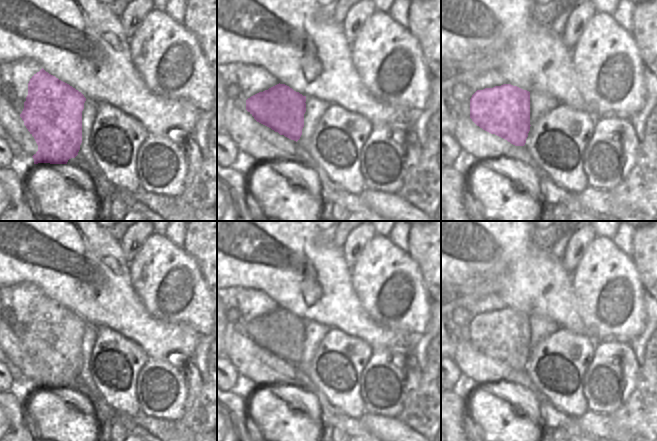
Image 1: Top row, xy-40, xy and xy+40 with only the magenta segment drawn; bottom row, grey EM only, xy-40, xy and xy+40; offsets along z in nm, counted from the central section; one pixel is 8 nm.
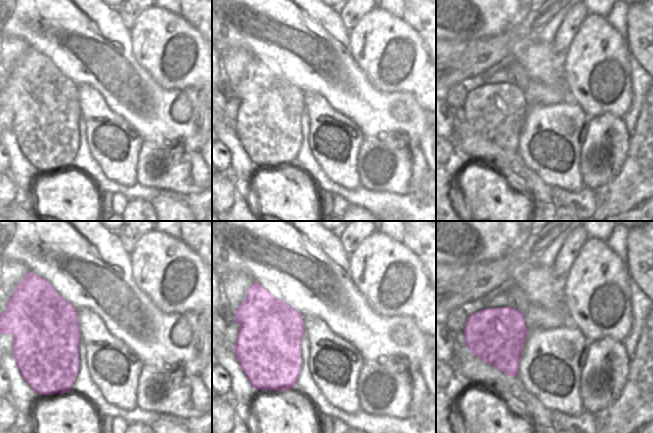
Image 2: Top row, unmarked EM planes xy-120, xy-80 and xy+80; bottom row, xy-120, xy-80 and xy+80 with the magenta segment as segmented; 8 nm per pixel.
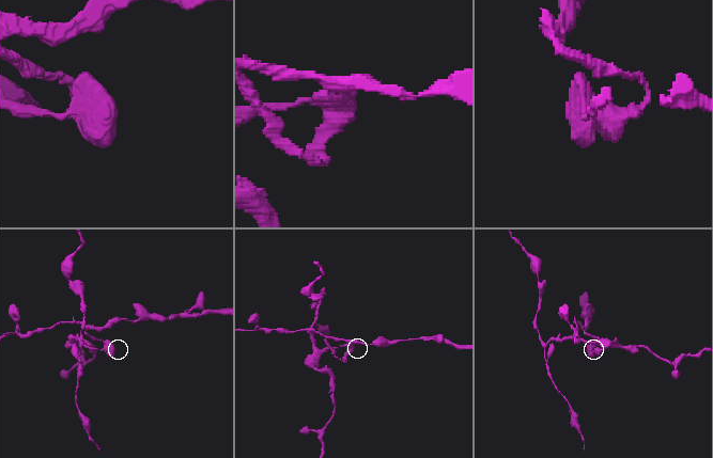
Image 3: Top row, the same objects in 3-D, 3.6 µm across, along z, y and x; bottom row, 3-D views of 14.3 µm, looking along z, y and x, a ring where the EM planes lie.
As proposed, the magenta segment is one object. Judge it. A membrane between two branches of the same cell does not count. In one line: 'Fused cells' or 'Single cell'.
Fused cells.

